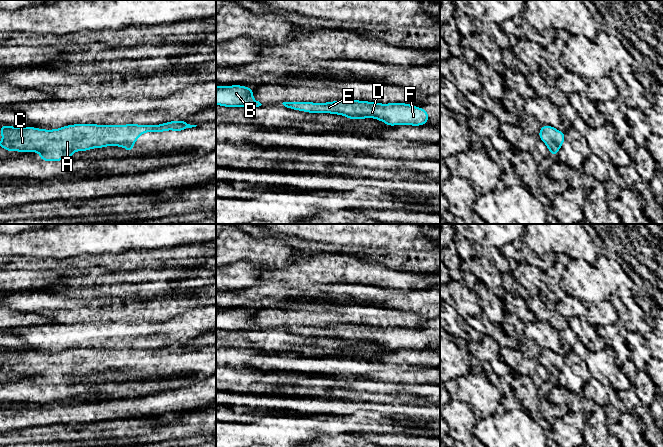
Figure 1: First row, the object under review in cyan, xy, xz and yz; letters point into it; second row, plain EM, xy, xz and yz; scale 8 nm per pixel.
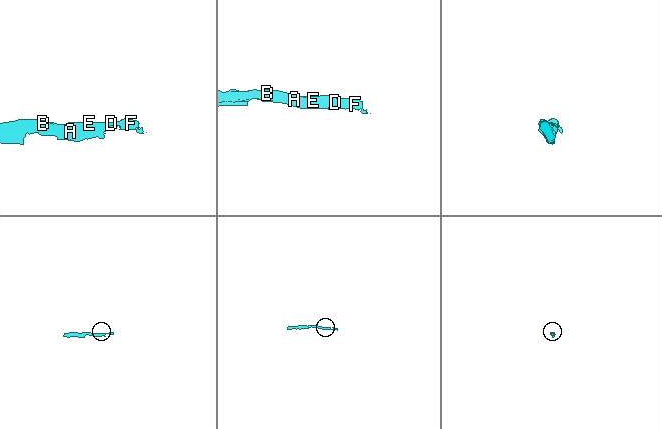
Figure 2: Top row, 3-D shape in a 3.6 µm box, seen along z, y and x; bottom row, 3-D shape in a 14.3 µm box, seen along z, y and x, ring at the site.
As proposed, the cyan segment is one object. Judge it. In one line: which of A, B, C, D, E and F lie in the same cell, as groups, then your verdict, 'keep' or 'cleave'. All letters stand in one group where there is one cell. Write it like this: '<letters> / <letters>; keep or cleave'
A B C D E F; keep

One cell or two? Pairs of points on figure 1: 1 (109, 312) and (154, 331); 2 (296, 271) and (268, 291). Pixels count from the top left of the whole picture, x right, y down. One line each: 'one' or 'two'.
1: two
2: two

